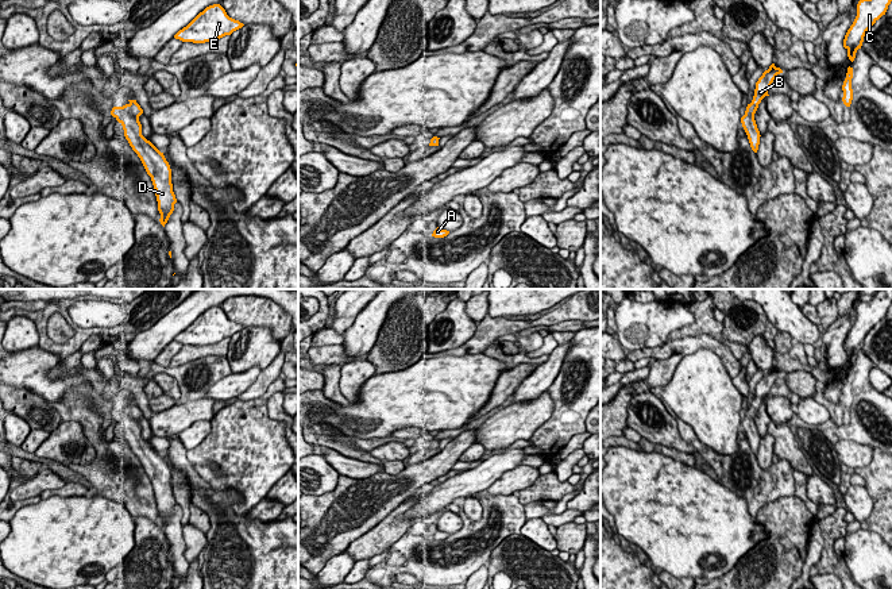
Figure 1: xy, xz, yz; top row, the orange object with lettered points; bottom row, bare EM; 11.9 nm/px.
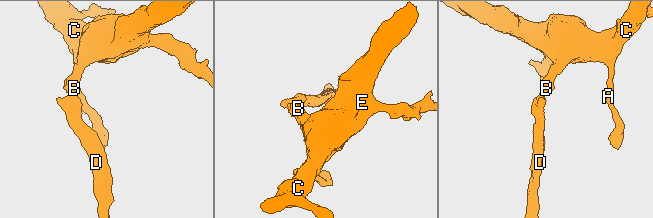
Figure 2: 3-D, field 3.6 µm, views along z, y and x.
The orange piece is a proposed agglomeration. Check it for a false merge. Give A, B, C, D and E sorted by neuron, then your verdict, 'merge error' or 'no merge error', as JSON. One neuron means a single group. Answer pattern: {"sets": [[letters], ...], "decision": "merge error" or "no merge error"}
{"sets": [["A", "B", "C", "D", "E"]], "decision": "no merge error"}

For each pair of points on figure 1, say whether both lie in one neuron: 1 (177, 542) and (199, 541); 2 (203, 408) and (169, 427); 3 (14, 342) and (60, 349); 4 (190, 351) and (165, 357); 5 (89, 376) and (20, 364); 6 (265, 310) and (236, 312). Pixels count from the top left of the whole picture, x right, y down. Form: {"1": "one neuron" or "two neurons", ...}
{"1": "two neurons", "2": "one neuron", "3": "two neurons", "4": "two neurons", "5": "one neuron", "6": "one neuron"}

